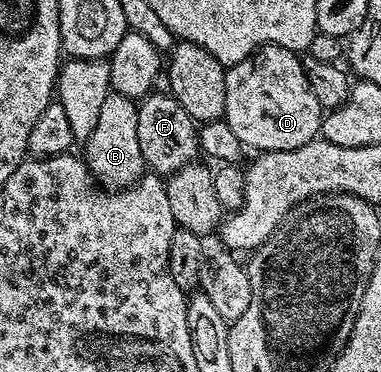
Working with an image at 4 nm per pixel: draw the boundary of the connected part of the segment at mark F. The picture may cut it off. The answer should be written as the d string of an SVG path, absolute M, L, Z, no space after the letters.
M153 91L149 96L142 97L138 104L136 135L140 138L140 154L144 158L147 169L149 169L151 173L163 178L169 178L176 170L195 163L200 156L198 129L199 125L188 114L188 110L184 110L184 106L180 106L180 102L176 102L176 98L171 96L169 92Z

